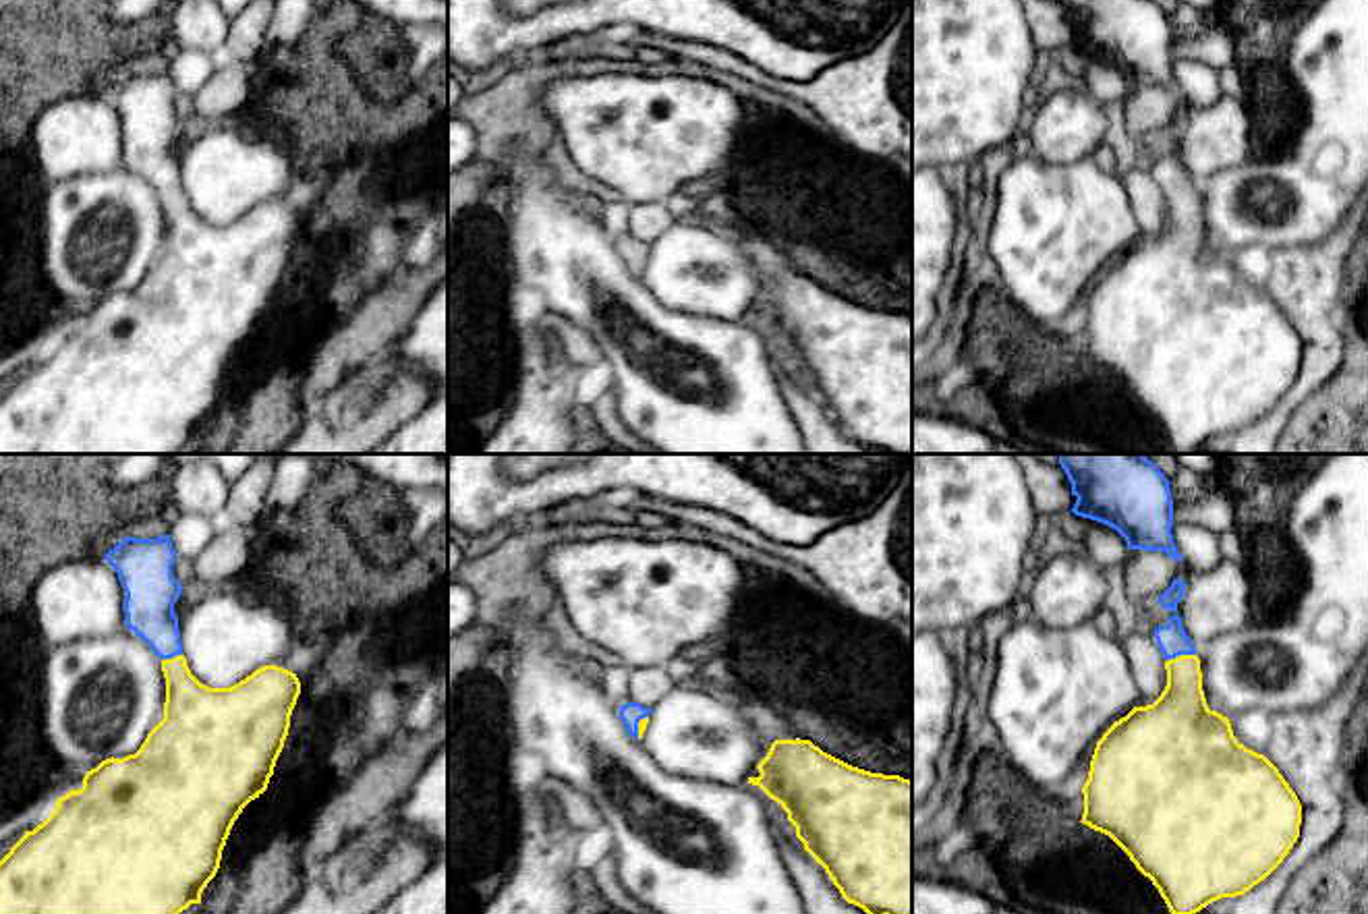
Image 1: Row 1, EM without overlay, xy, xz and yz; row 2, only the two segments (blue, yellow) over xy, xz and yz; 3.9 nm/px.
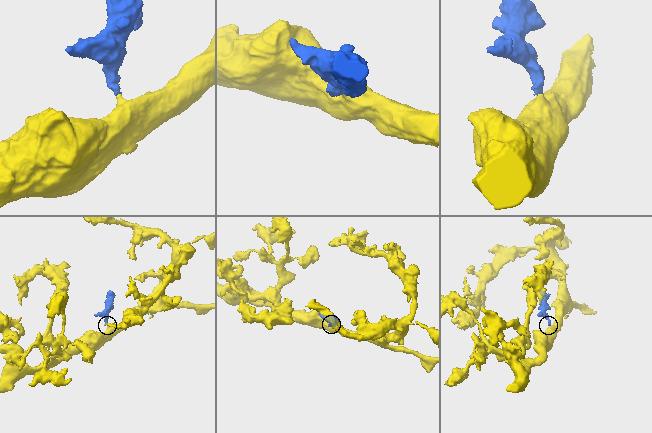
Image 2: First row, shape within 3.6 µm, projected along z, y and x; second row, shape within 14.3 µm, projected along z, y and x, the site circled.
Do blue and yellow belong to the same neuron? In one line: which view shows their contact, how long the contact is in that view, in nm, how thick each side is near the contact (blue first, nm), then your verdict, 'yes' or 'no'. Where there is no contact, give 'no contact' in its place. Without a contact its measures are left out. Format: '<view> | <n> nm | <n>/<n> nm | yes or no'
yz | 120 nm | 120/240 nm | yes

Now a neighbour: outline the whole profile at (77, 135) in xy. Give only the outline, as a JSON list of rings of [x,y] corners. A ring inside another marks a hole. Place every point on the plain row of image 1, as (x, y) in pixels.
[[[106,91],[44,108],[31,124],[29,158],[41,184],[124,166],[122,120]]]

